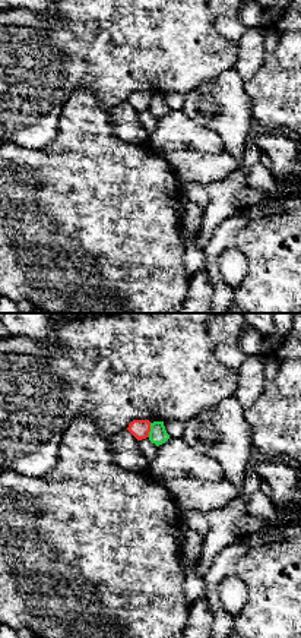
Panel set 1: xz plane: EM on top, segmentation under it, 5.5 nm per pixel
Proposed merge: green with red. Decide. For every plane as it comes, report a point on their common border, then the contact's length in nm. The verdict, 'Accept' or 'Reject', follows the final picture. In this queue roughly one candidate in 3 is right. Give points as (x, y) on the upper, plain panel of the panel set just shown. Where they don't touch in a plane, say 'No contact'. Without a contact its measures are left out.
Touches green at (151, 103). Shared border 80 nm

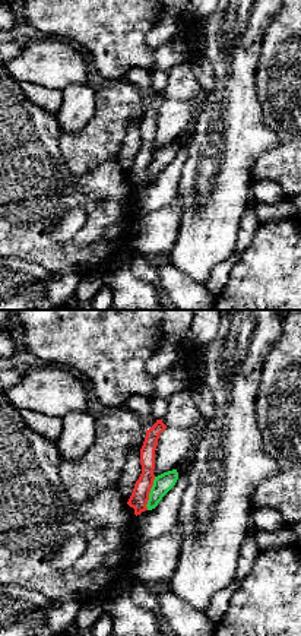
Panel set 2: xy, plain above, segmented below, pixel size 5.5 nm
Touches green at (149, 165). Shared border 190 nm

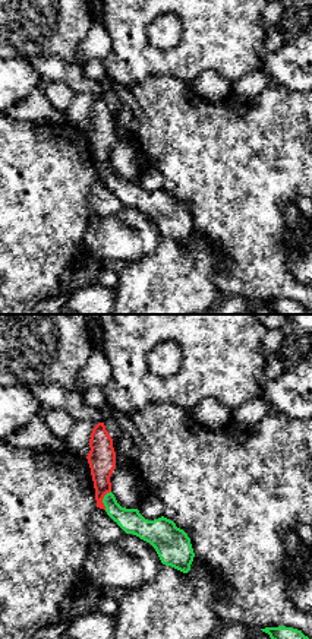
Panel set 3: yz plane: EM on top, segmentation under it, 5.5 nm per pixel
Touches green at (103, 173). Shared border 120 nm

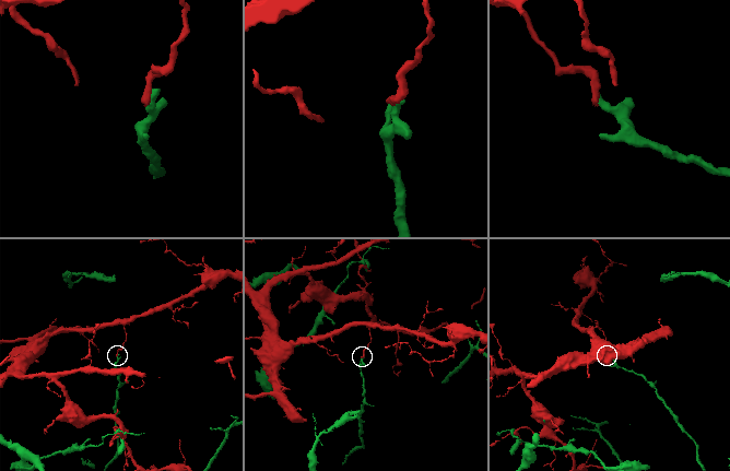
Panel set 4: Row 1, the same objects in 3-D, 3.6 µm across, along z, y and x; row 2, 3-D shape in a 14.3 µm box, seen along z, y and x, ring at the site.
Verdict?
Reject

